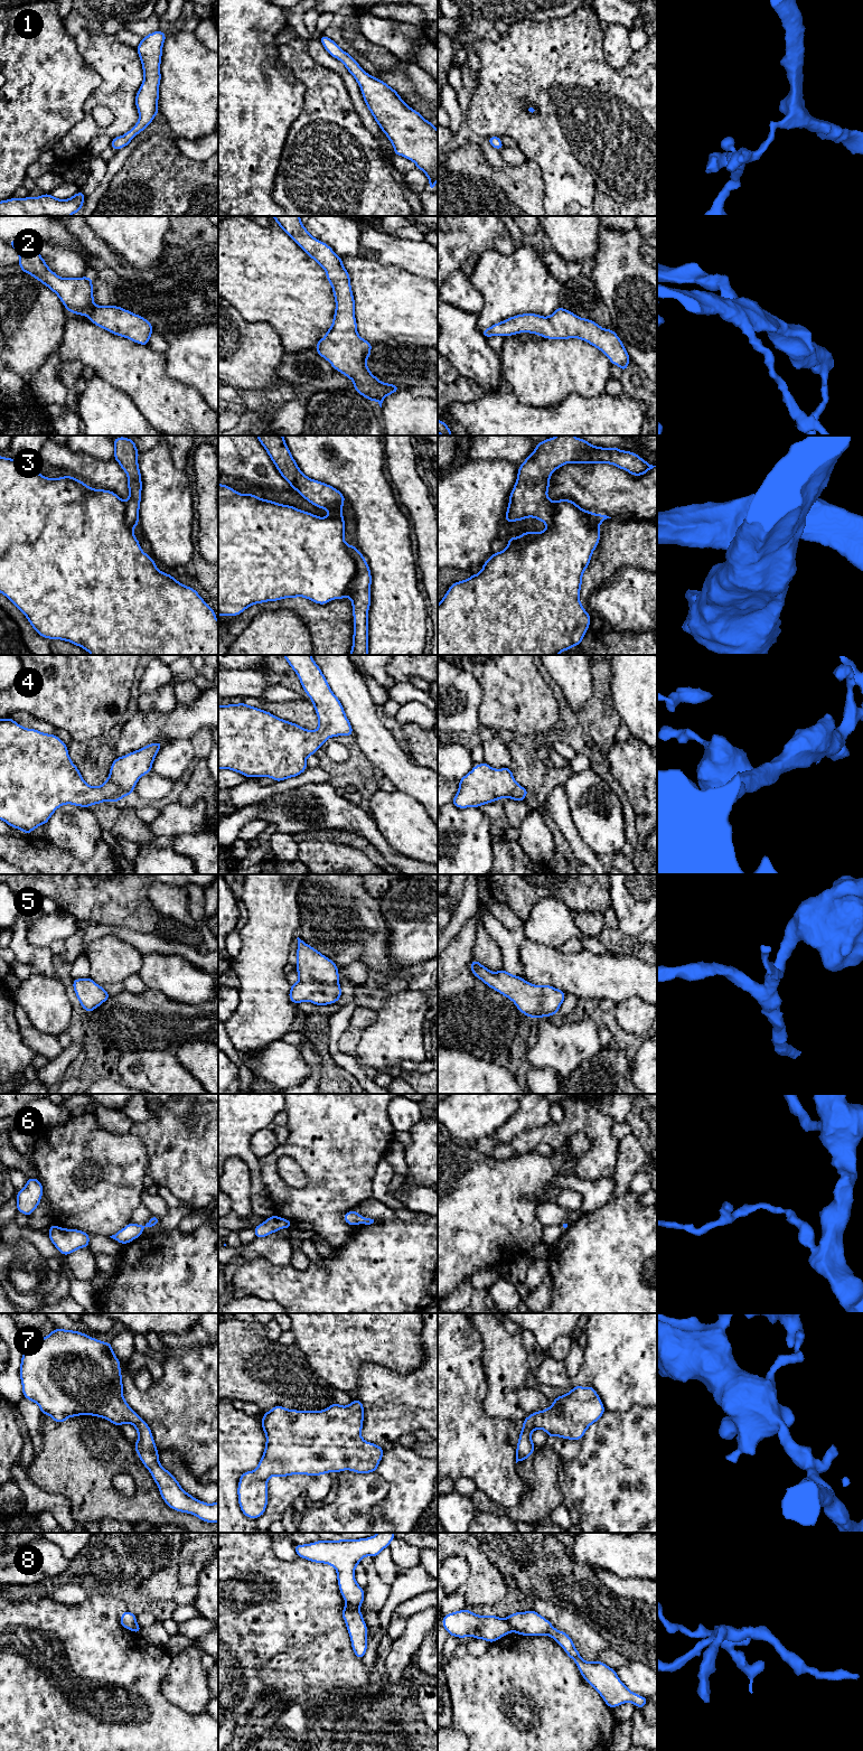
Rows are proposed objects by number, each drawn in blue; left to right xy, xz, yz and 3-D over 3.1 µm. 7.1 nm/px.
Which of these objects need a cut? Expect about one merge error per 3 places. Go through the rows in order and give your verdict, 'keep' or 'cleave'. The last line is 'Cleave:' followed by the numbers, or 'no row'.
1: keep
2: keep
3: cleave
4: keep
5: keep
6: keep
7: keep
8: cleave
Cleave: 3, 8

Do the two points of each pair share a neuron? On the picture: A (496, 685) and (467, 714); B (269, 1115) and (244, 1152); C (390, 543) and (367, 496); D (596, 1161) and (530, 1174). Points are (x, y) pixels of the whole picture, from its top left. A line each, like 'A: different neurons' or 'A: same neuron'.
A: different neurons
B: same neuron
C: same neuron
D: different neurons

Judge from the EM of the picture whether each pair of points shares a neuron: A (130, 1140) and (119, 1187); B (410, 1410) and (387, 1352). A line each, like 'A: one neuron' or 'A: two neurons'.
A: one neuron
B: two neurons

